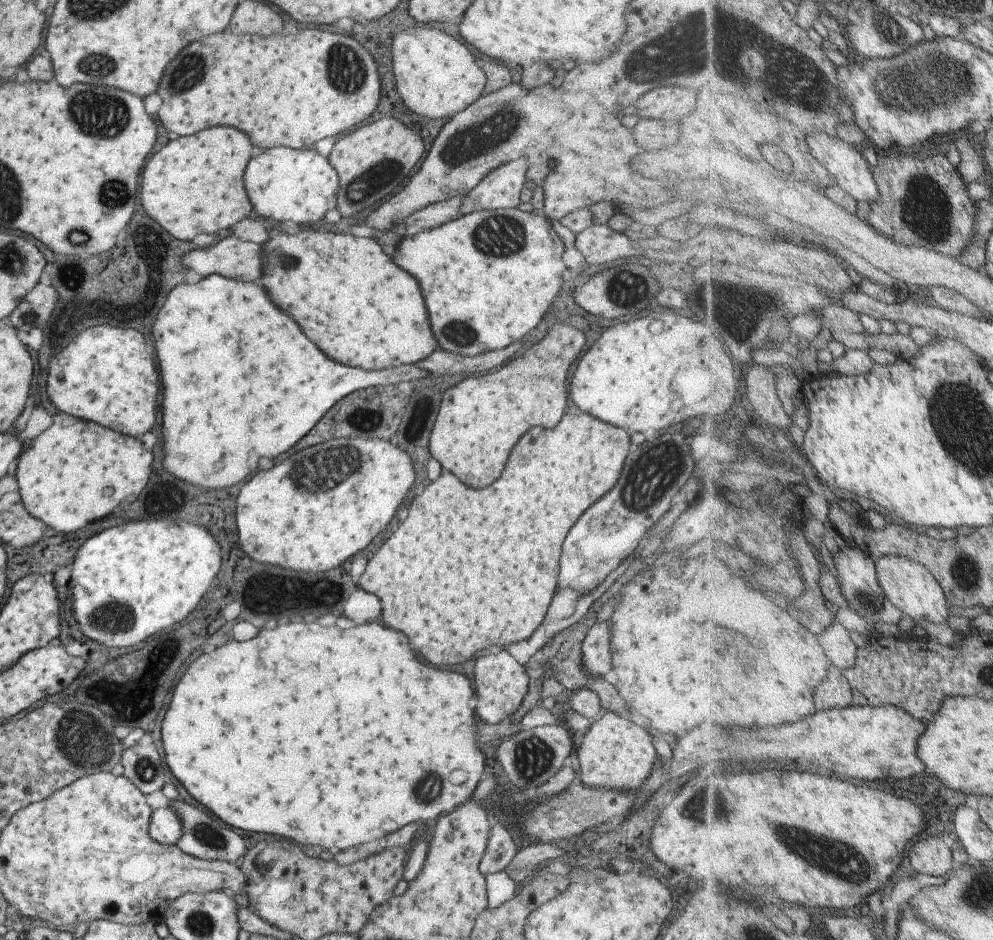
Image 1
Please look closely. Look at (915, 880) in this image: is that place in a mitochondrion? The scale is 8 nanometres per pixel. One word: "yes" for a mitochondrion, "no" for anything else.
no

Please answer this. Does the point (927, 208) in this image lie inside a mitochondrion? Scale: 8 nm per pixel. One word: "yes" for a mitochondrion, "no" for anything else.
yes

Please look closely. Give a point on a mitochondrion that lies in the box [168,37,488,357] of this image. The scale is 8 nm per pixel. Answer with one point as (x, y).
(347, 69)

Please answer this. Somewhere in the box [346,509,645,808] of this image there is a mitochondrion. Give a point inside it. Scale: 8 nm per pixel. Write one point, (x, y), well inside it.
(534, 758)

